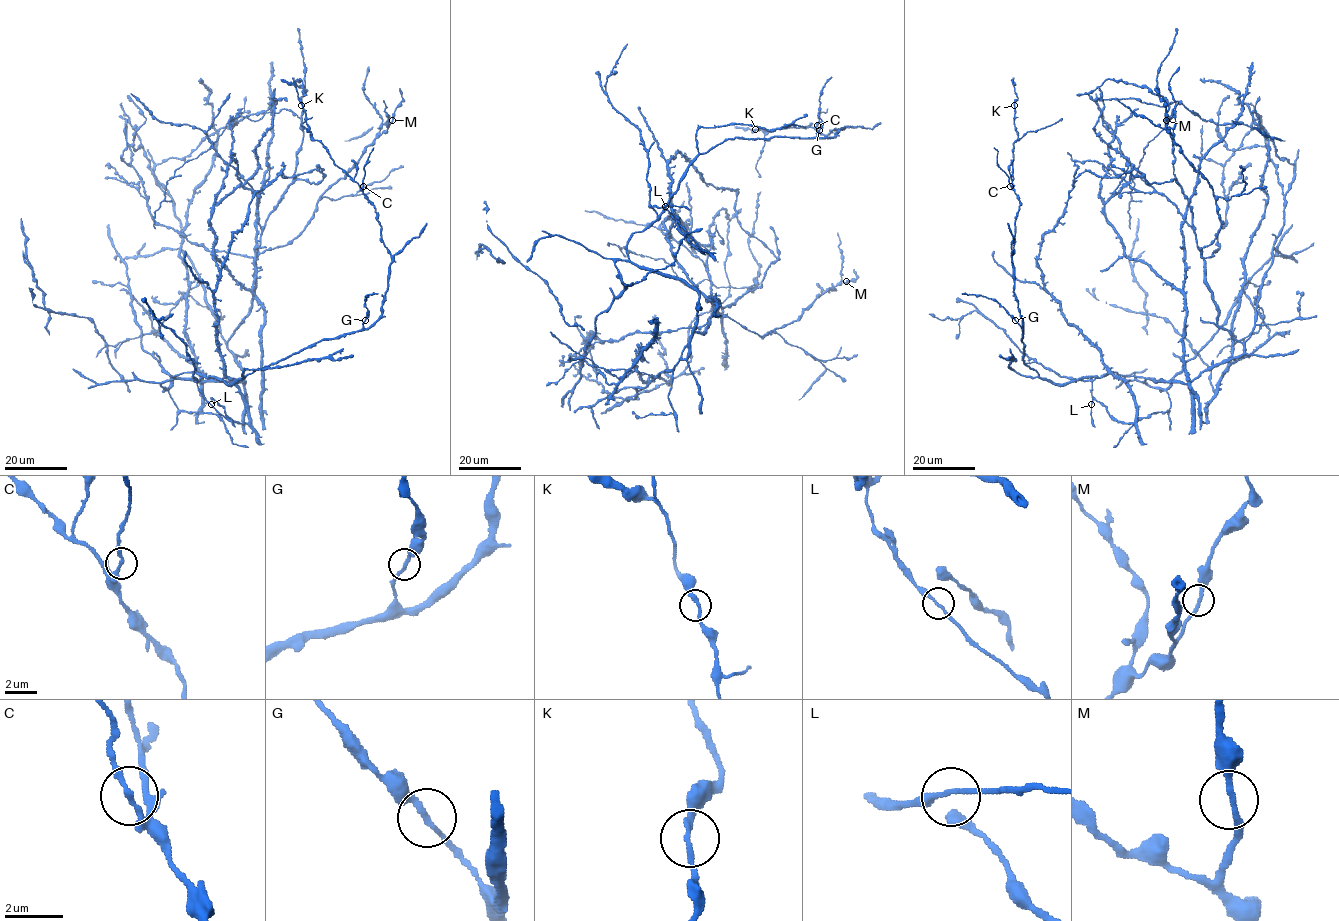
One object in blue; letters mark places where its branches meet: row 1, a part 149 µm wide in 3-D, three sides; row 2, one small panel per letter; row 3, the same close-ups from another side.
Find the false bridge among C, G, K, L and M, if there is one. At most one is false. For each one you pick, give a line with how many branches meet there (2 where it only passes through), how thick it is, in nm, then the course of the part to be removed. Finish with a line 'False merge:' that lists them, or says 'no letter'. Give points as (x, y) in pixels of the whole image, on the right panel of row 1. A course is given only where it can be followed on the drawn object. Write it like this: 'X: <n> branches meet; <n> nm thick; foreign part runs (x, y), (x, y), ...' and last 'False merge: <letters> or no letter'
C: 2 branches meet; 190 nm thick; foreign part runs (1010, 185), (1007, 174), (997, 163), (998, 151), (994, 147)
False merge: C

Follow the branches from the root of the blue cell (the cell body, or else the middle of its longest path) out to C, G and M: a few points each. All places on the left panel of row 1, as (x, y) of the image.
C: (205, 180), (180, 253), (194, 362), (129, 292), (165, 388), (232, 384), (378, 319), (392, 255), (363, 185)
G: (205, 180), (180, 253), (194, 362), (129, 292), (162, 387), (185, 372), (232, 384), (365, 320)
M: (205, 180), (216, 132), (154, 171), (226, 342), (249, 313), (255, 258), (299, 234), (318, 199), (392, 120)

